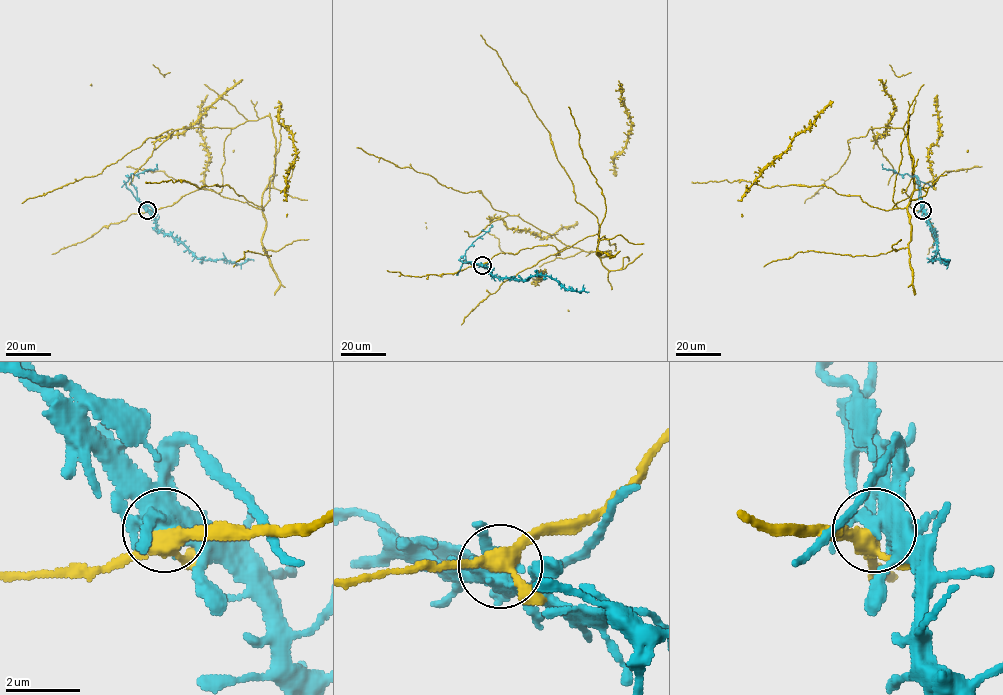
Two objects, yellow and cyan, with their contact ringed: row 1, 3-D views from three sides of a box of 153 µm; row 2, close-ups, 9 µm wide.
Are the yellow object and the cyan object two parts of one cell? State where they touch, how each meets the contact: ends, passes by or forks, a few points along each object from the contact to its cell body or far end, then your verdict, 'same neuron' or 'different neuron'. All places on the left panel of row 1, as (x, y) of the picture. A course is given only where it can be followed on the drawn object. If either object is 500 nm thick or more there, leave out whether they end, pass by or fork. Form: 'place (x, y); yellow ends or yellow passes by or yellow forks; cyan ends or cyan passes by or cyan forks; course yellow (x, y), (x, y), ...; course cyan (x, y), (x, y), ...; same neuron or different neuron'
place (147, 210); yellow forks; cyan forks; course yellow (147, 210), (199, 189), (219, 193), (225, 138), (270, 117), (275, 172), (264, 210), (227, 185), (145, 181); course cyan (147, 210), (153, 216), (155, 226), (180, 240), (198, 257), (225, 259), (236, 264), (253, 261); different neuron

